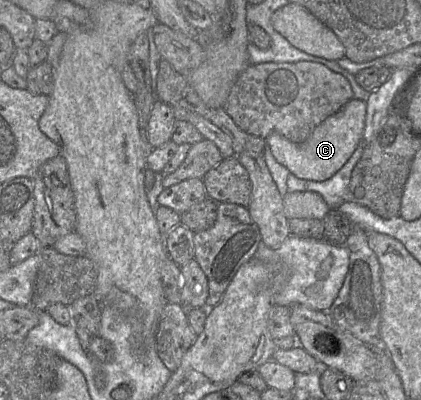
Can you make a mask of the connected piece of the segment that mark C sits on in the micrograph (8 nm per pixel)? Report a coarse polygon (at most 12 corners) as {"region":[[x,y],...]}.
{"region":[[352,98],[304,142],[273,132],[276,161],[325,181],[362,142],[366,101]]}

